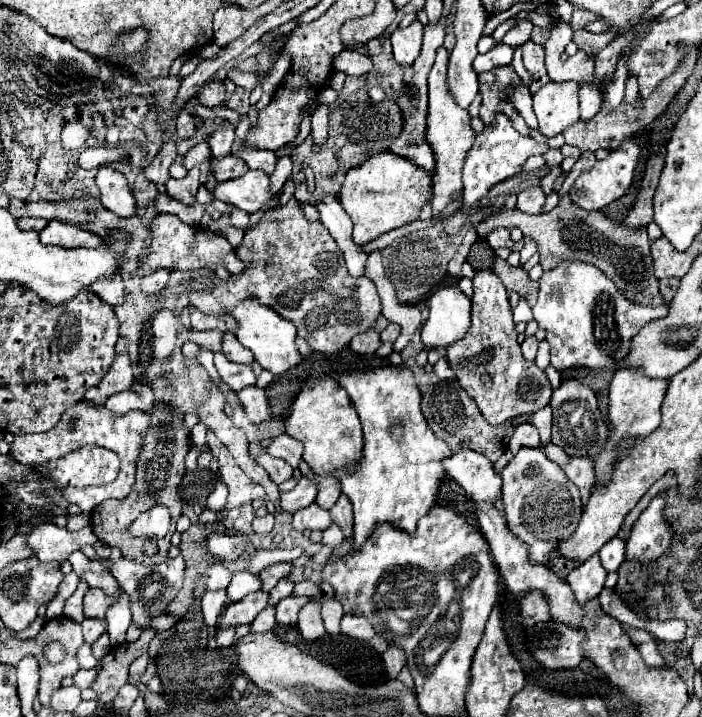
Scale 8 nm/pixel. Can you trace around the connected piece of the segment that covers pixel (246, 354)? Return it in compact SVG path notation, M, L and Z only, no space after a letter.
M226 332L226 334L224 334L222 348L224 348L224 350L222 350L222 354L224 354L228 360L252 366L252 362L254 362L254 356L252 356L252 352L250 352L248 348L244 348L244 346L238 342L236 334L232 334L232 332Z

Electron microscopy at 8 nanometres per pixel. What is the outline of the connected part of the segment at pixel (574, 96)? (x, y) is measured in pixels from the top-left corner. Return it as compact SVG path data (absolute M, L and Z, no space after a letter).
M548 82L534 98L534 112L540 122L540 132L548 138L564 132L580 120L578 106L578 84L576 82Z

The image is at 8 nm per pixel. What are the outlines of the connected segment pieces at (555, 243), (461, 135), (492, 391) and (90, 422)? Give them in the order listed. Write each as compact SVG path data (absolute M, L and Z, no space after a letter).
M562 196L552 212L540 216L524 214L518 208L514 208L512 212L506 212L502 208L502 212L494 212L490 214L490 218L480 222L476 226L476 232L480 238L486 238L492 232L492 228L520 228L526 238L532 238L536 242L540 254L540 266L544 268L544 272L556 268L556 264L564 260L580 260L586 264L594 264L596 268L602 268L602 272L616 284L616 288L630 302L644 306L664 304L652 268L650 238L646 234L646 228L632 230L608 220L602 212L586 212L576 204L570 204L568 196Z
M438 48L436 62L428 76L430 102L428 102L428 120L426 120L426 142L434 152L434 198L432 198L432 216L438 218L446 210L450 202L454 202L454 194L462 192L462 166L466 160L466 152L472 148L474 130L470 126L470 114L464 108L458 108L450 100L450 92L446 92L446 68L448 68L448 50Z
M476 272L472 282L472 326L466 338L446 350L450 368L468 396L476 400L480 412L490 424L502 424L514 416L534 414L550 404L550 380L544 370L540 370L534 362L524 360L520 352L504 284L494 272Z
M78 402L78 404L70 406L62 414L60 422L50 432L18 436L14 440L14 444L10 446L10 454L14 454L14 460L18 460L20 464L38 468L42 474L48 474L50 472L48 470L48 462L52 458L64 456L64 454L68 454L72 450L78 450L78 448L86 446L86 444L94 444L94 446L100 446L100 448L114 450L118 454L122 466L120 466L118 478L112 484L106 484L106 486L90 486L90 488L64 488L62 490L64 500L68 500L72 504L78 504L82 508L82 512L90 514L100 502L104 502L108 498L120 498L120 500L124 500L132 492L134 478L136 478L136 460L138 460L138 454L142 450L144 436L146 436L146 430L148 428L150 428L150 414L146 414L146 412L128 412L128 416L118 418L118 416L114 416L104 406Z

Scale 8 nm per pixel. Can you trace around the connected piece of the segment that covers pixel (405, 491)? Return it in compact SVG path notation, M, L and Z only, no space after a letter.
M386 366L366 372L350 372L340 378L340 386L348 392L350 400L356 406L356 412L362 422L364 430L364 460L356 468L354 474L346 472L334 472L334 476L342 482L342 494L346 494L354 506L354 544L352 550L360 550L366 538L376 530L380 524L392 524L394 528L400 528L408 534L416 532L416 524L422 516L428 514L432 506L438 502L438 490L440 484L446 480L446 470L442 460L452 456L452 450L446 446L444 440L436 438L430 426L426 424L426 418L420 410L420 390L414 382L412 370L404 366Z

